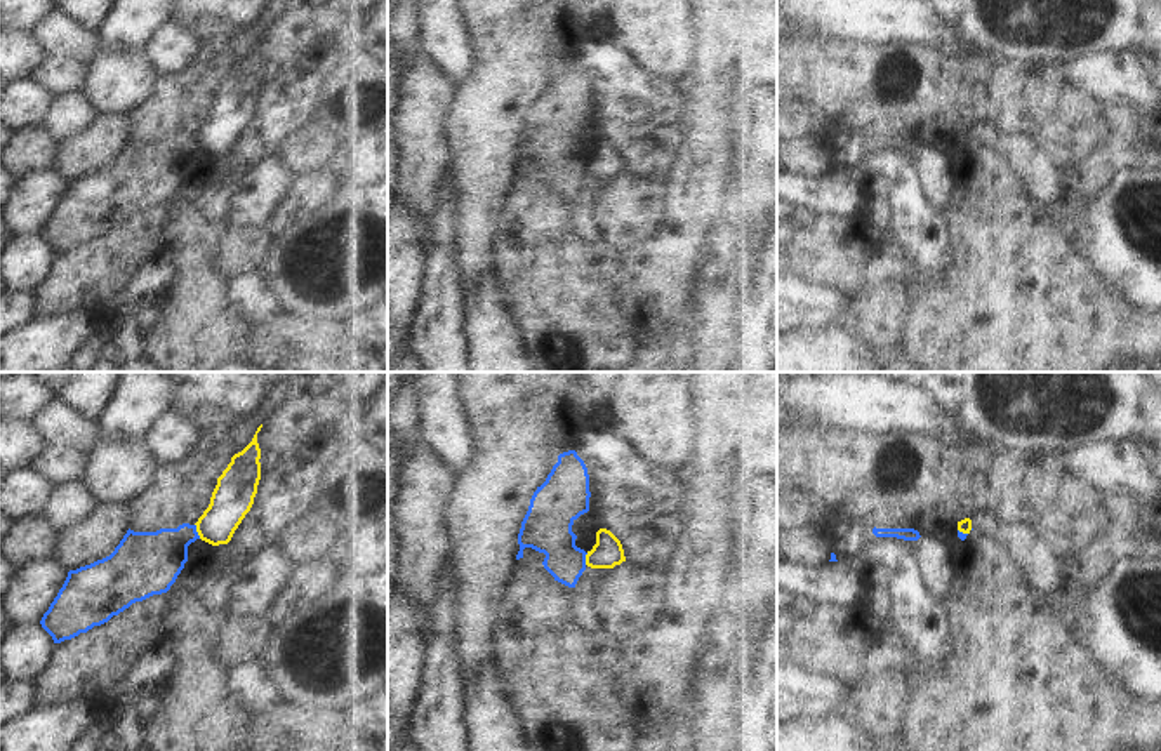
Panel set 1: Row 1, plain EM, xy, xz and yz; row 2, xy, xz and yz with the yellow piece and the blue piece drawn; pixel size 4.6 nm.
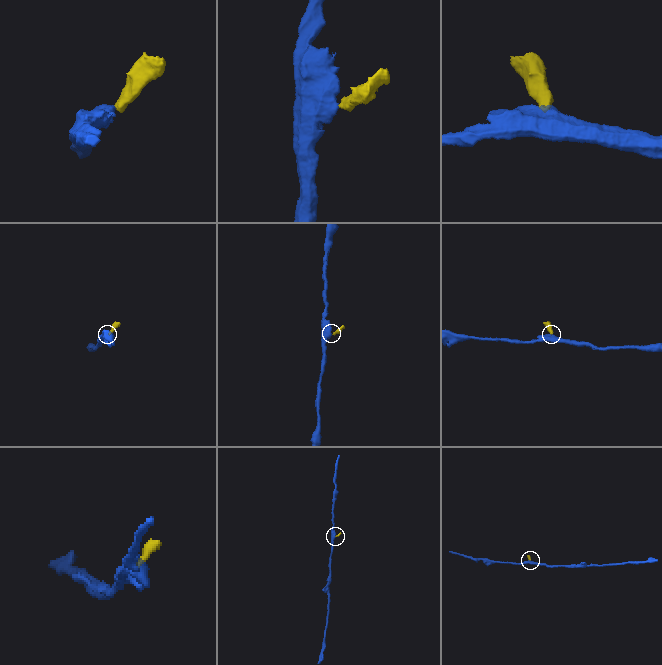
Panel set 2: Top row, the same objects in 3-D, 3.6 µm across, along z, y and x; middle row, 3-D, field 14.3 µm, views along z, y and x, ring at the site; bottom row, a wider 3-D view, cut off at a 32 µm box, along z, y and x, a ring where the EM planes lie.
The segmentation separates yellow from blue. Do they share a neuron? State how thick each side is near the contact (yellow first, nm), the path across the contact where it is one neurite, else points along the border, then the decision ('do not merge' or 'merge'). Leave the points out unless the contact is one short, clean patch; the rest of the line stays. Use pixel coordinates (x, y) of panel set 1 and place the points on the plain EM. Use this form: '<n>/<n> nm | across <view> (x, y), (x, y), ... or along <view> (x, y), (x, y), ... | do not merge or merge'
190/280 nm | along xy (195, 134), (200, 148) | do not merge

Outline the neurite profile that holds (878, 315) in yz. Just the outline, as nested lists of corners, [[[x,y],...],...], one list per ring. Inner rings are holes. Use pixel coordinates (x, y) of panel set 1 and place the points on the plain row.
[[[895,282],[859,290],[850,296],[850,311],[841,330],[867,348],[902,342],[911,297],[912,292]]]

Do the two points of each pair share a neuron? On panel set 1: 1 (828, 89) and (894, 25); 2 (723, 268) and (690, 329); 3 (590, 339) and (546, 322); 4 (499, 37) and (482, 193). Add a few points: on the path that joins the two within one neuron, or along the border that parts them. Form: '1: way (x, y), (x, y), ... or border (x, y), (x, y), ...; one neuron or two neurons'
1: border (836, 37), (864, 42), (918, 42); two neurons
2: way (718, 284), (715, 305), (706, 313); one neuron
3: way (579, 336), (565, 322), (557, 322); one neuron
4: way (499, 75), (499, 93), (484, 122), (484, 155); one neuron

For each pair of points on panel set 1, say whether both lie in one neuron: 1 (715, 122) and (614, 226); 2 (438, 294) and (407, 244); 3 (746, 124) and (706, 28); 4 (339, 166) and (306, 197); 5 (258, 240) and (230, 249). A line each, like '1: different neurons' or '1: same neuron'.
1: different neurons
2: different neurons
3: same neuron
4: different neurons
5: same neuron

